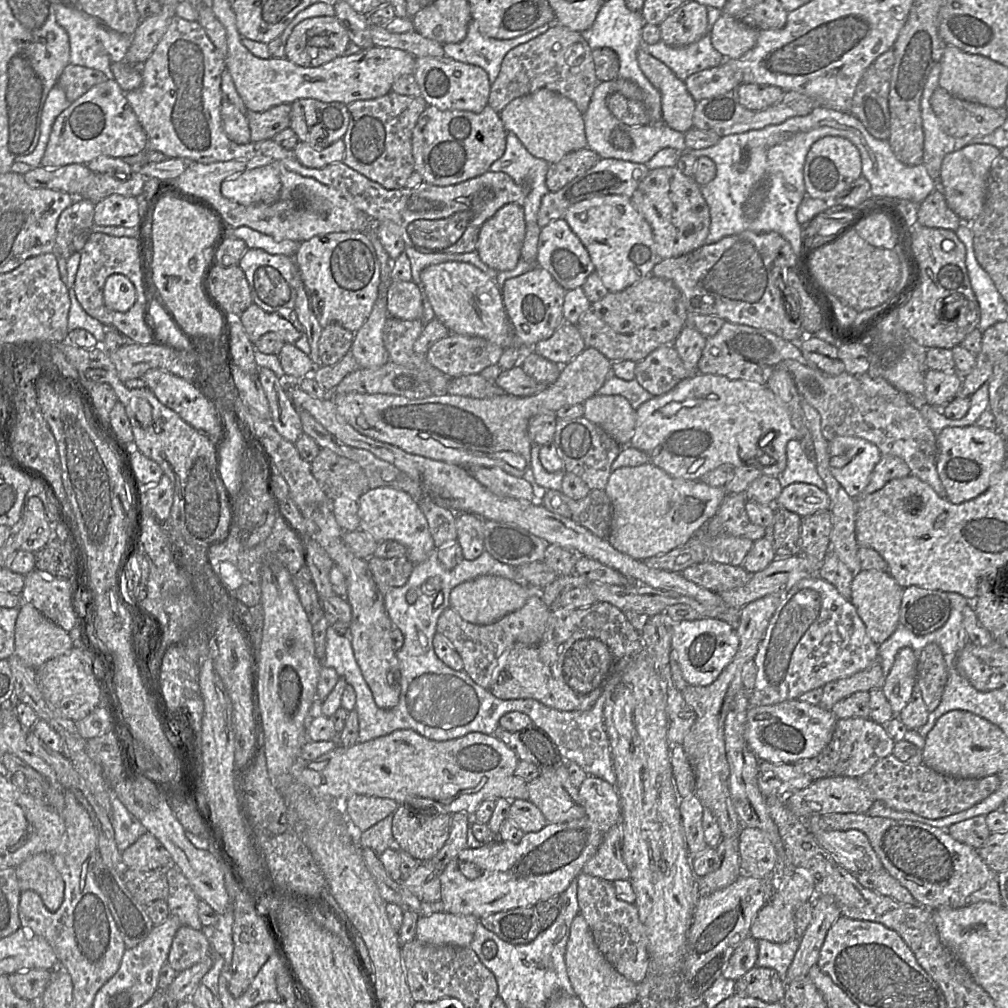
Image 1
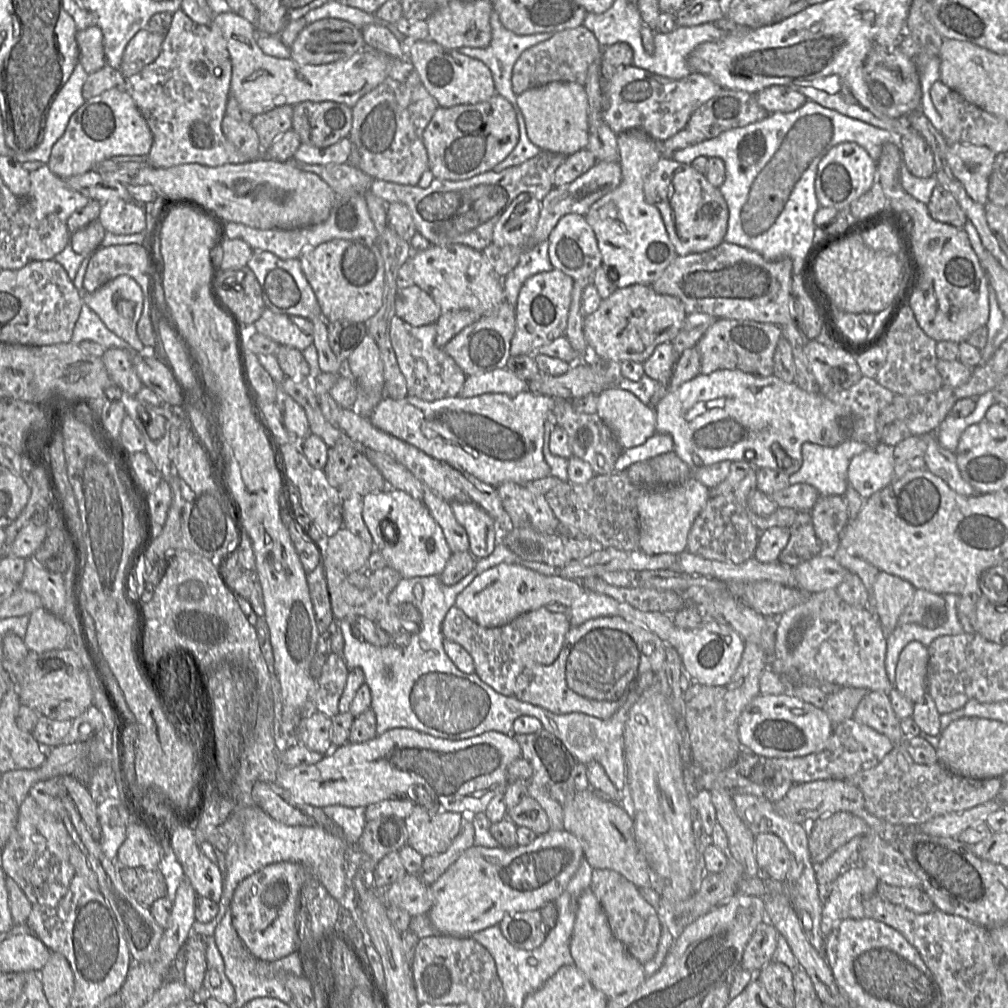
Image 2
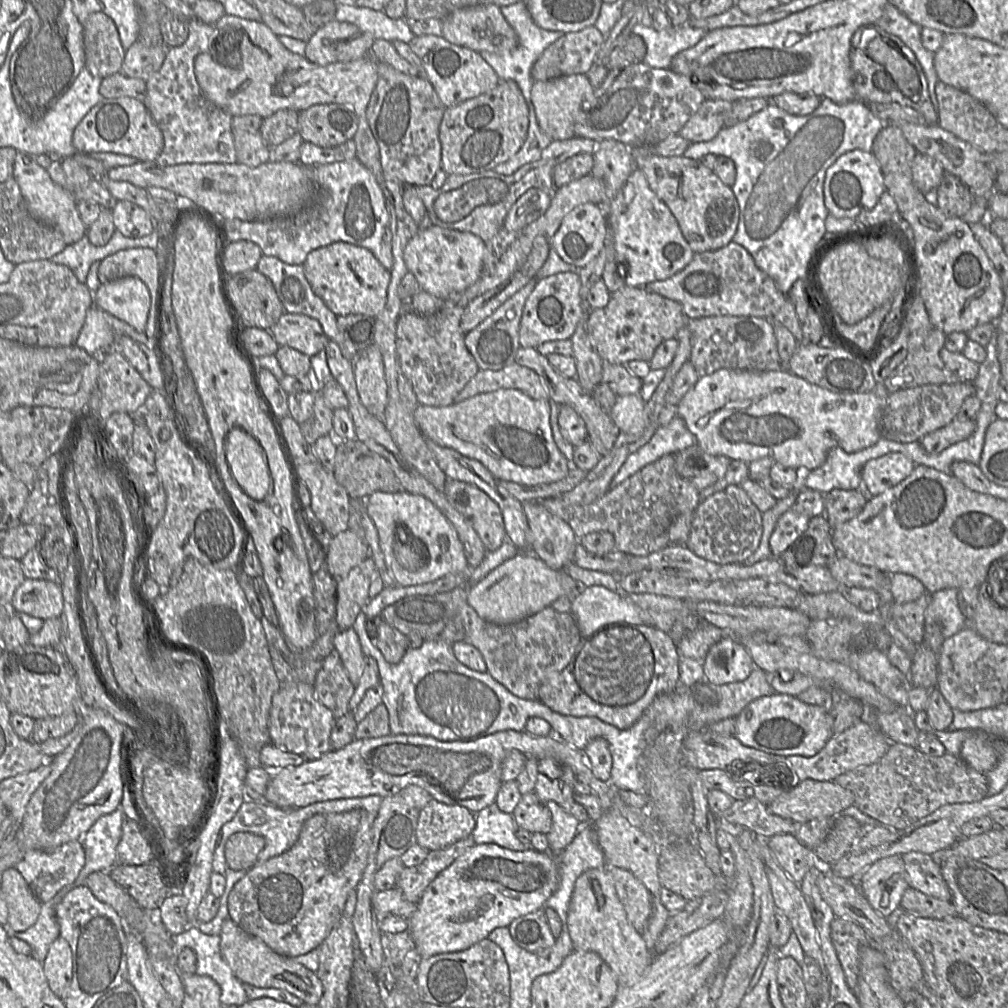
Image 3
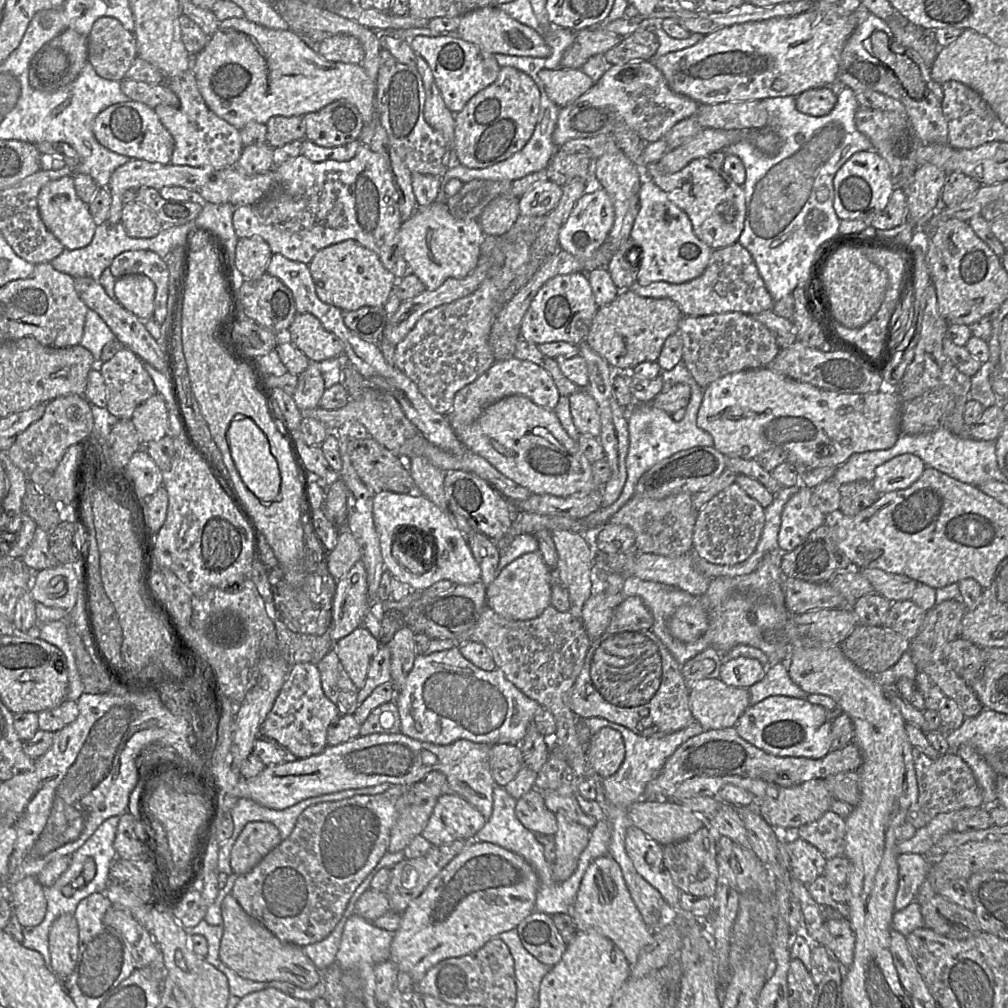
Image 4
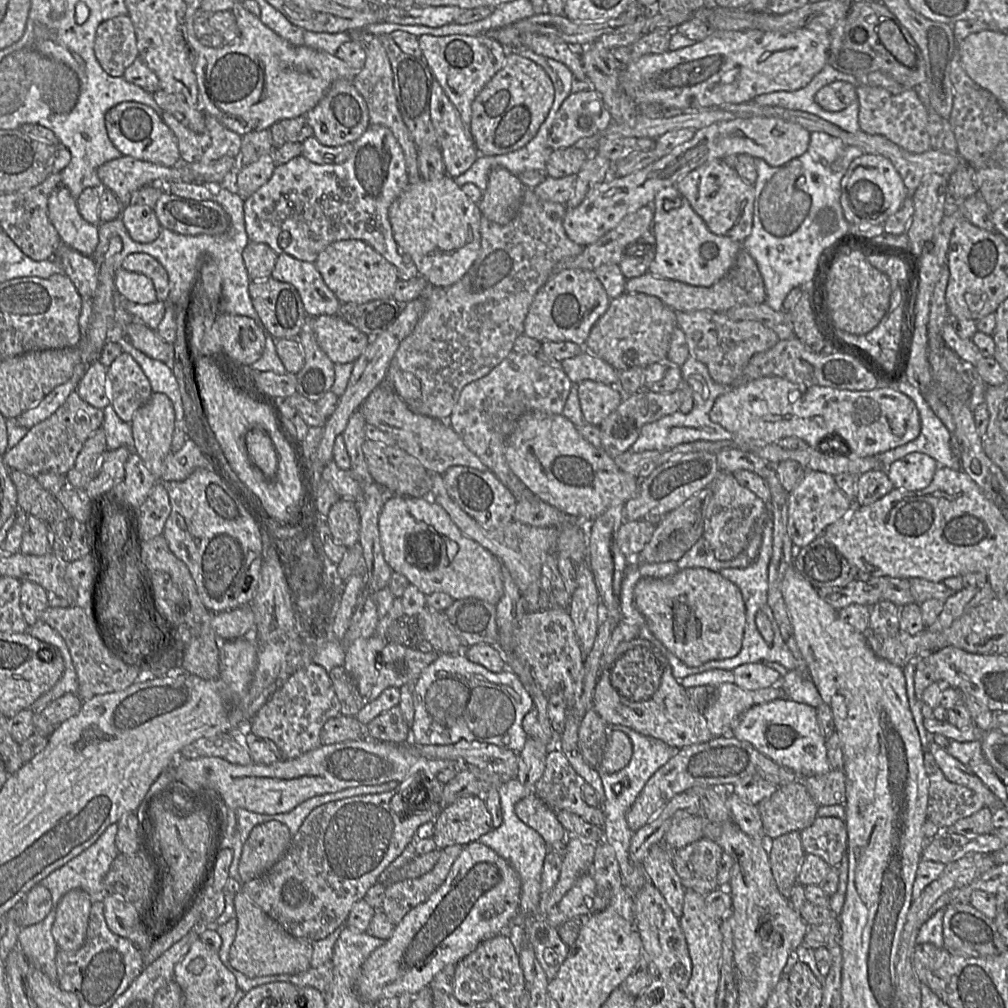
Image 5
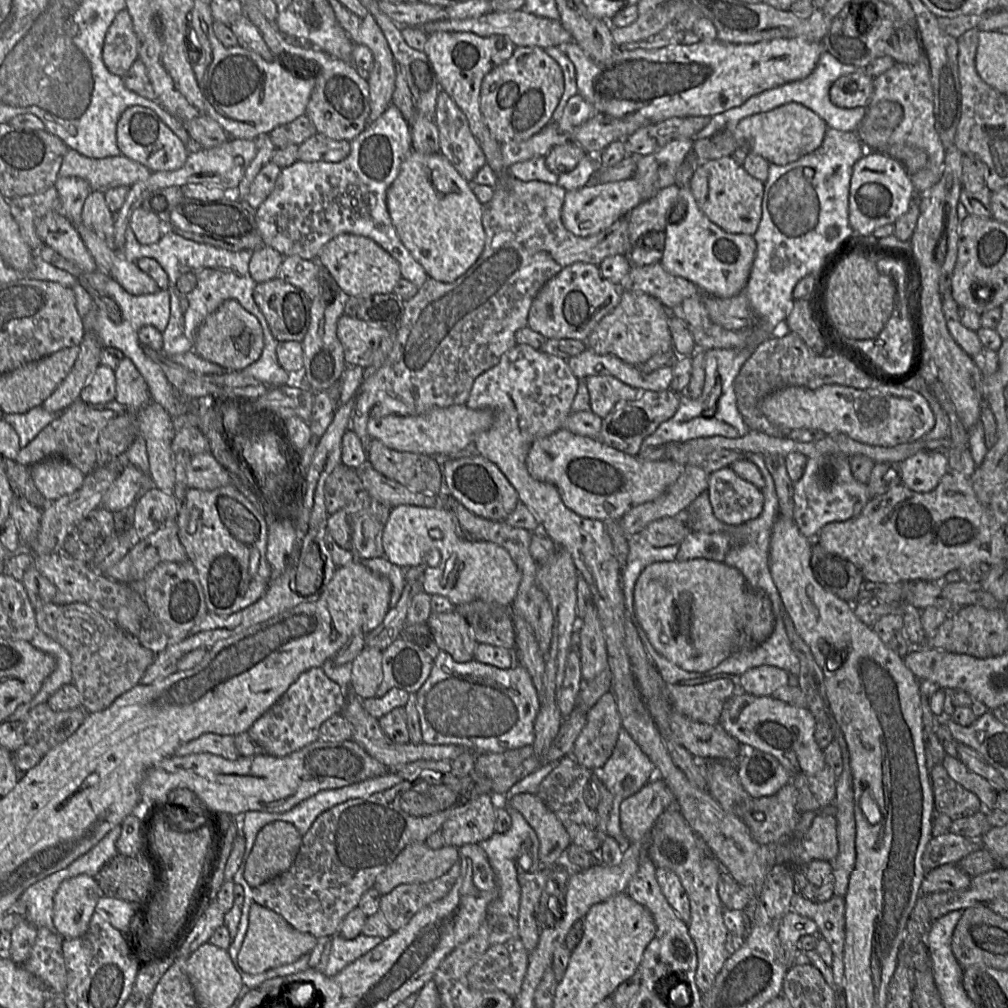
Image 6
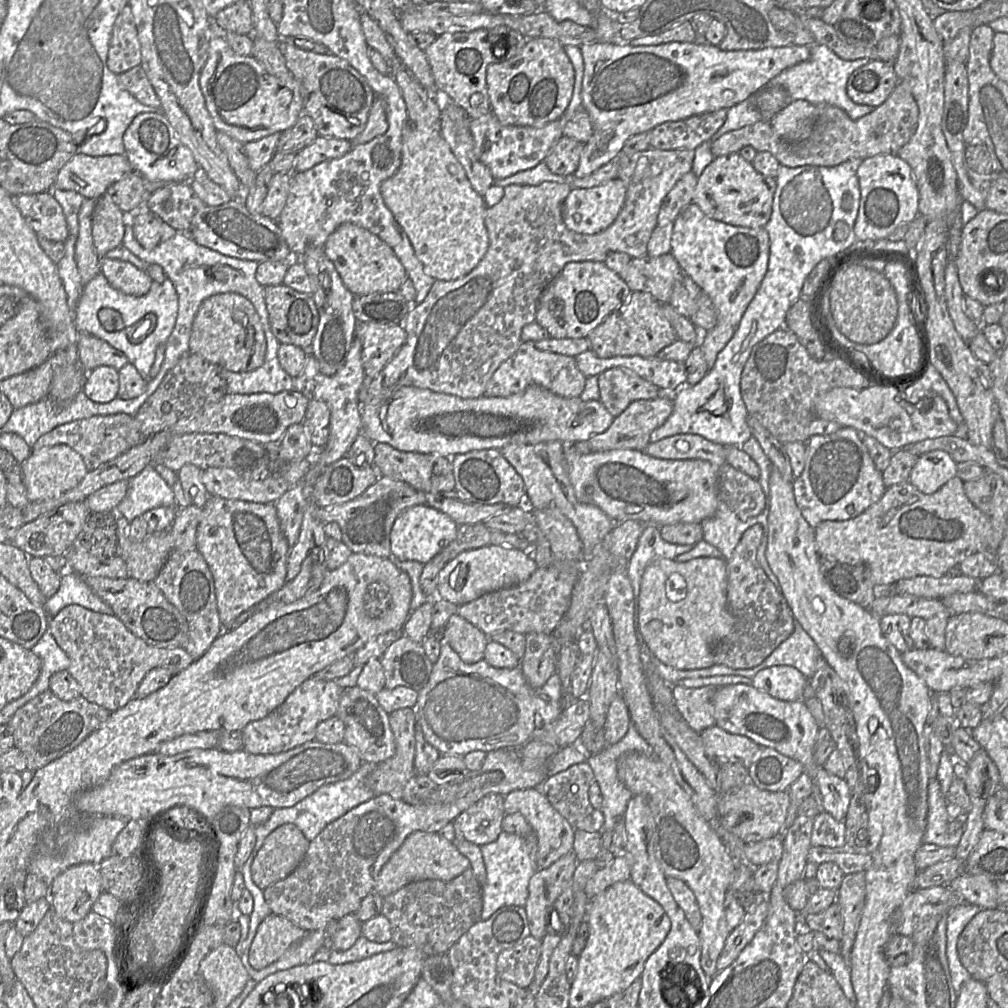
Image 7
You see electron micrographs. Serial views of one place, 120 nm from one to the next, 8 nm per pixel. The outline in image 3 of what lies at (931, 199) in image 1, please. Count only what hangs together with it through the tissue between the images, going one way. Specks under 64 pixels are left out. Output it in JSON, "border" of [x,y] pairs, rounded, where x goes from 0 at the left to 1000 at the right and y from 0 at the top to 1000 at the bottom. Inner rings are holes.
{"border":[[[938,171],[930,186],[929,204],[941,215],[954,216],[963,205],[965,193],[951,177]]]}

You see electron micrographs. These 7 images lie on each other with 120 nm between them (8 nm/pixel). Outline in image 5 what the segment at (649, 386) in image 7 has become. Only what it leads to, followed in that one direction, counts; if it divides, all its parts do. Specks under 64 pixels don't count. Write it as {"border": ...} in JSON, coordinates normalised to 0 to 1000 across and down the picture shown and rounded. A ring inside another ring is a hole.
{"border":[[[580,377],[572,381],[575,405],[582,421],[595,423],[597,418],[618,398],[619,392],[611,383]]]}

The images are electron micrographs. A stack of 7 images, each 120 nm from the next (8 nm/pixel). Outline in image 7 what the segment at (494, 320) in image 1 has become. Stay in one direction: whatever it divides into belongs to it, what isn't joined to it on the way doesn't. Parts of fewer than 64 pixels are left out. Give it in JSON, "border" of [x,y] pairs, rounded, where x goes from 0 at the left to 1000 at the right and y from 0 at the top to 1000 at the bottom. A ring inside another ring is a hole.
{"border":[[[437,119],[435,126],[419,129],[404,123],[398,164],[390,175],[378,182],[377,189],[383,204],[404,232],[421,269],[432,278],[452,278],[463,273],[482,252],[485,246],[485,232],[481,223],[482,202],[468,186],[459,165],[438,136]]]}

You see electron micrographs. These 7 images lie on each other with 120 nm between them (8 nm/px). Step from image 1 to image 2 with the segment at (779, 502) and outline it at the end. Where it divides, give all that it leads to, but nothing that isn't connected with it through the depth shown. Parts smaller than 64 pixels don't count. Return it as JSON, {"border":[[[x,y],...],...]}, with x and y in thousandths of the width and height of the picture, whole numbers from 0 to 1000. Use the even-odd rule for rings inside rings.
{"border":[[[800,479],[786,480],[764,491],[773,504],[786,504],[792,508],[805,508],[813,493],[812,486]]]}

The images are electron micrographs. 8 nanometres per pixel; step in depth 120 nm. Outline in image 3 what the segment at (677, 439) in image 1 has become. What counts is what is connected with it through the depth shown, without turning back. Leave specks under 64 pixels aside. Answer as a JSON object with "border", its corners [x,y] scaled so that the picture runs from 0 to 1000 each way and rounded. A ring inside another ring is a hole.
{"border":[[[716,365],[694,374],[672,404],[682,425],[691,436],[691,441],[704,451],[717,451],[725,456],[744,459],[764,453],[770,459],[794,468],[815,462],[823,446],[834,444],[846,449],[867,441],[874,435],[872,419],[877,403],[864,389],[834,391],[811,383],[775,365],[765,368],[742,368]]]}

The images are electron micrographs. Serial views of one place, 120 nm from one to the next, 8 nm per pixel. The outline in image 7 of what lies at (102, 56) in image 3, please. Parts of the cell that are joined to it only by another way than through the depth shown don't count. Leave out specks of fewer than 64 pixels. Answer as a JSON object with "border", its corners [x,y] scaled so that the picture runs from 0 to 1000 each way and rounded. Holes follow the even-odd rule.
{"border":[[[125,5],[115,18],[107,51],[106,65],[119,74],[140,64],[140,46],[130,7]]]}

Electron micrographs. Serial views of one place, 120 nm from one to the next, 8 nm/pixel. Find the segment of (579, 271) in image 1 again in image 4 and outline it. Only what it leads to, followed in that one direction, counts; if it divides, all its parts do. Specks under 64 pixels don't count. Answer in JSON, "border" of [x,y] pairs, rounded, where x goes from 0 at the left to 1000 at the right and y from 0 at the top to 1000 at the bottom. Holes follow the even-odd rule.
{"border":[[[587,183],[586,187],[572,199],[556,227],[554,233],[555,246],[571,254],[586,253],[602,237],[609,216],[607,197],[599,188]]]}

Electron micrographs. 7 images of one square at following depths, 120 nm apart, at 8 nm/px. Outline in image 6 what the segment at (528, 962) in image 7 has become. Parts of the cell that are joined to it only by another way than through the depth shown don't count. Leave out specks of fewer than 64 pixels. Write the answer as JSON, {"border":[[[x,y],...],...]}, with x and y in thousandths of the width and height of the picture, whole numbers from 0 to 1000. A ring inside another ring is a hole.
{"border":[[[515,930],[484,940],[463,965],[467,980],[496,982],[512,990],[523,963],[525,944]]]}

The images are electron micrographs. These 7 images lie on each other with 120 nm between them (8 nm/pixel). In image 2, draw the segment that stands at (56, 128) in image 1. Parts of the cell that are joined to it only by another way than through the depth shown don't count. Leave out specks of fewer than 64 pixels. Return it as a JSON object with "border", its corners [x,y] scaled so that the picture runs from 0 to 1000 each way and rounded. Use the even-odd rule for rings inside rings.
{"border":[[[108,88],[85,99],[69,116],[63,133],[53,144],[47,165],[61,177],[85,172],[94,168],[102,159],[114,155],[146,155],[152,143],[152,133],[136,107],[132,97],[123,89]]]}

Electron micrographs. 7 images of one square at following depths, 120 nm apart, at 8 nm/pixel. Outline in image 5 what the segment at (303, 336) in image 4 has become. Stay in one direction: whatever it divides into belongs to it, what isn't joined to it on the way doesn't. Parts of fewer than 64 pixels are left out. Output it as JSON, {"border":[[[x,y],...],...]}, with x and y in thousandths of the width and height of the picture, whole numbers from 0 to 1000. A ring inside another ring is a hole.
{"border":[[[335,313],[309,315],[314,341],[331,361],[351,360],[368,336]]]}

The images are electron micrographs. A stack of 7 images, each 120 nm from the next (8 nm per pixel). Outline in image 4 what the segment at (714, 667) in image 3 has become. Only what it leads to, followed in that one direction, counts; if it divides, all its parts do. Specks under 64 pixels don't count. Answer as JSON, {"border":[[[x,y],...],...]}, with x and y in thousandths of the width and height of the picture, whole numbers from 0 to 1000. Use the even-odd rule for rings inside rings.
{"border":[[[732,652],[718,656],[714,662],[713,674],[727,682],[742,684],[758,673],[760,662],[752,655]]]}

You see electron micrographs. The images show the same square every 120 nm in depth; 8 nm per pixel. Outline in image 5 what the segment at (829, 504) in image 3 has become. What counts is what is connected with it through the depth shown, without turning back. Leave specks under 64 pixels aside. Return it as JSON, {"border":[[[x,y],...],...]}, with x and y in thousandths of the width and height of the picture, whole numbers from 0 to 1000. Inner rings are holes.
{"border":[[[866,465],[855,469],[851,474],[848,502],[864,500],[887,484],[879,466]]]}

